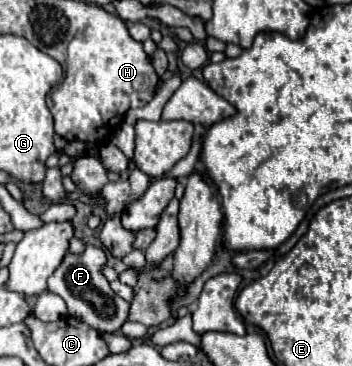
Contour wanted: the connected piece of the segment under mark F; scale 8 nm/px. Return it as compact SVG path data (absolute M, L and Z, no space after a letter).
M86 244L82 254L66 252L62 264L48 278L48 290L58 294L66 302L70 316L80 318L98 332L118 332L120 326L128 320L130 304L112 292L110 282L102 274L104 266L106 266L106 254L102 248L94 244Z

